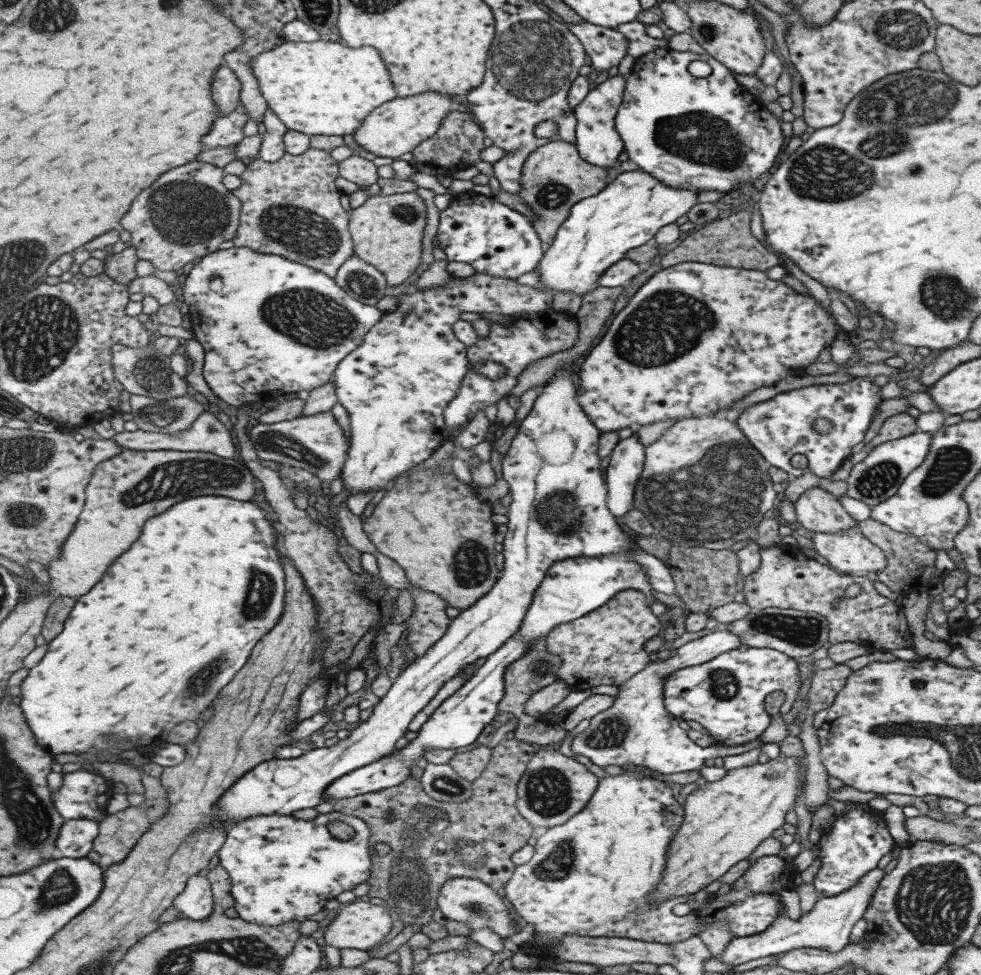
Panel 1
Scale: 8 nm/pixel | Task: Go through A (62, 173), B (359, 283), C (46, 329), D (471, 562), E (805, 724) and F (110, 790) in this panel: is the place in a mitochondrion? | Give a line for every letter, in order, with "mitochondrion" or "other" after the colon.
A: other
B: mitochondrion
C: mitochondrion
D: mitochondrion
E: other
F: other

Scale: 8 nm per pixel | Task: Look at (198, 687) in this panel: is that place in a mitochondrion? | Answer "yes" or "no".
yes

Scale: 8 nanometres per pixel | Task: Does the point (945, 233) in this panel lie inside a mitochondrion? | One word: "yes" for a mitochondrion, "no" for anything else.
no

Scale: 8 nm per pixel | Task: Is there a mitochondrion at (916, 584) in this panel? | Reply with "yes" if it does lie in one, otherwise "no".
no

